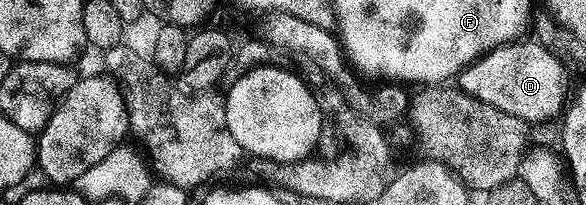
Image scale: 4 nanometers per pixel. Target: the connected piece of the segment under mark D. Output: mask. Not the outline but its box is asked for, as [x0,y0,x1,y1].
[458,40,570,124]

